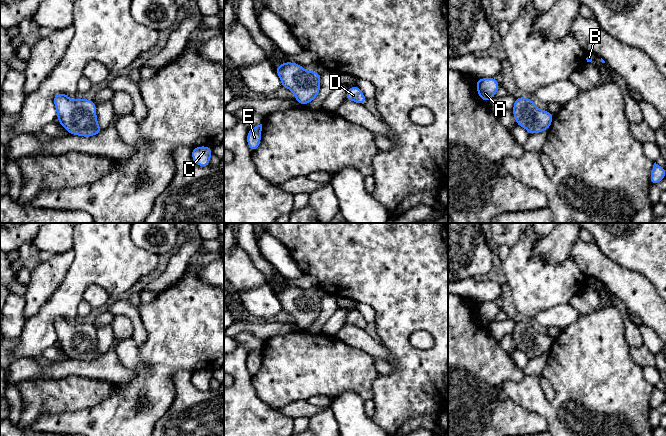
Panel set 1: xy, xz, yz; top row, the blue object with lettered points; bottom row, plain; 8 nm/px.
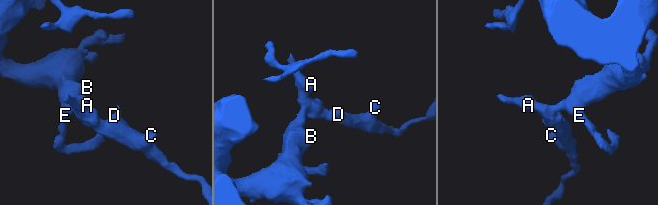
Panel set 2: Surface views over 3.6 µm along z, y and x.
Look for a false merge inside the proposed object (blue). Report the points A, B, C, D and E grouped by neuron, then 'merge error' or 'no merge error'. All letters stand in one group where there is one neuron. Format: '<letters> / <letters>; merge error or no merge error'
A B C D E; no merge error

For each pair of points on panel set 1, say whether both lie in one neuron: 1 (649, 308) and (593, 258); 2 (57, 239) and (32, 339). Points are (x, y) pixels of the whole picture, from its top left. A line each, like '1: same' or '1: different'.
1: same
2: different

